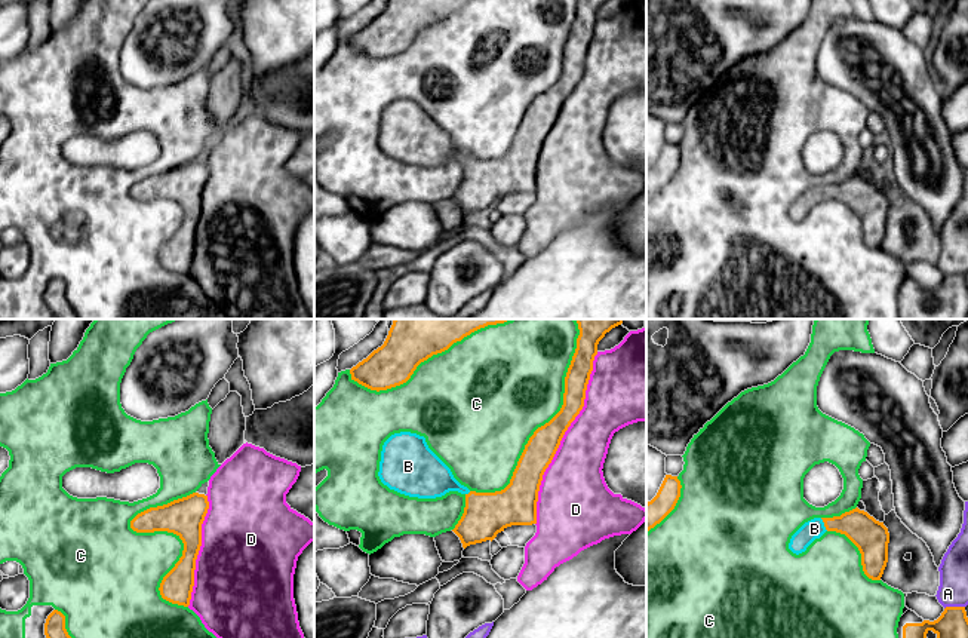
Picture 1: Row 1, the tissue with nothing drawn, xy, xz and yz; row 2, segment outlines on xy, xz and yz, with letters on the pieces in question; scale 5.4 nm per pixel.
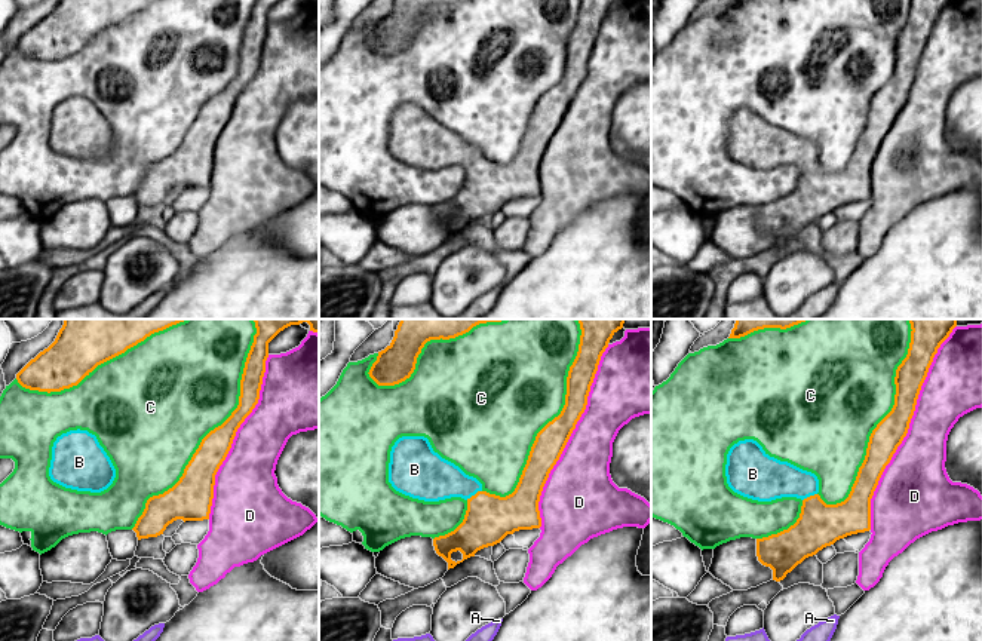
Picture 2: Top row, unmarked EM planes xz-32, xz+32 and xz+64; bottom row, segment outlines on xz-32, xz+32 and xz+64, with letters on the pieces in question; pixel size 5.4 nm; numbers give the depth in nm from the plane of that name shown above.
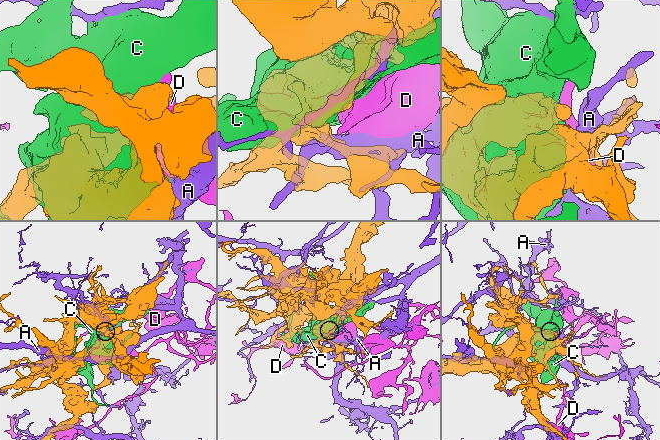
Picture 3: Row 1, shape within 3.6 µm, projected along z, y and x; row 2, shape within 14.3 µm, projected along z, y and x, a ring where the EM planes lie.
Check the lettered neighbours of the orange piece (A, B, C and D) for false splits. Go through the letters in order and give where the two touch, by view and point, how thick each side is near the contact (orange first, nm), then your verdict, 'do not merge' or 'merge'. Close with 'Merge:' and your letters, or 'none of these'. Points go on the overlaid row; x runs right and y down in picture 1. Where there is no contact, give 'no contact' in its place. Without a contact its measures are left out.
A: contact yz (953, 607); calibres 160 and 160 nm; do not merge
B: contact yz (824, 524); calibres 180 and 110 nm; merge
C: contact xz (549, 422); calibres 160 and 480 nm; do not merge
D: contact xz (562, 436); calibres 160 and 320 nm; do not merge
Merge: B

